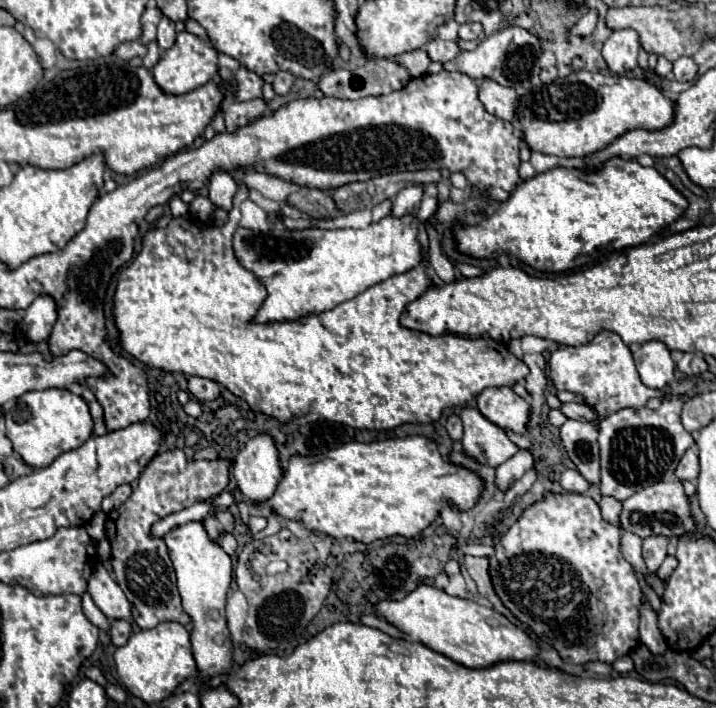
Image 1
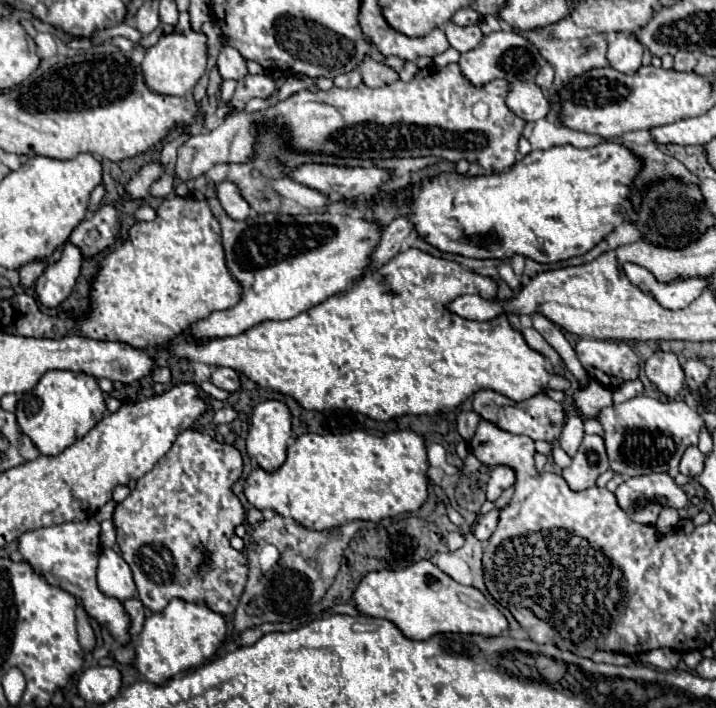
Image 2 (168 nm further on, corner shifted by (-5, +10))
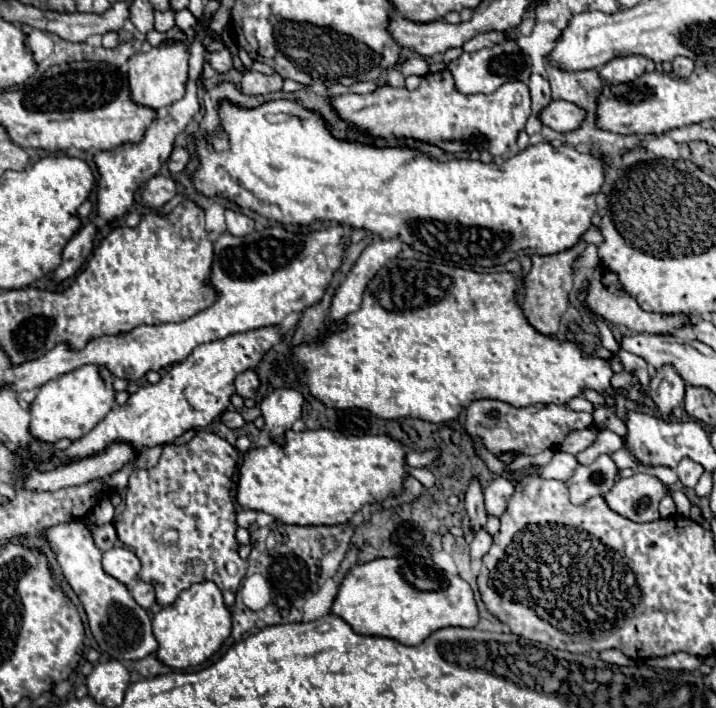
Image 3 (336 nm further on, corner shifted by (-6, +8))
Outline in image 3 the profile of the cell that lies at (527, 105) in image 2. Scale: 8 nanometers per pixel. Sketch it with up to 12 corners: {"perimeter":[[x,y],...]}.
{"perimeter":[[553,100],[541,122],[557,132],[577,130],[585,110],[565,100]]}

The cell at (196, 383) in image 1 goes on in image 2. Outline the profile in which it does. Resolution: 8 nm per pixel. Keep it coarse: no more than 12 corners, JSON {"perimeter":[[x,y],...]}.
{"perimeter":[[216,368],[210,382],[236,392],[240,378],[232,368]]}

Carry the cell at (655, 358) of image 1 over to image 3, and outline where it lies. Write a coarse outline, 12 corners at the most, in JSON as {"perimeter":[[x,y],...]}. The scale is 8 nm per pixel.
{"perimeter":[[671,366],[657,370],[649,396],[663,416],[683,402],[685,382]]}

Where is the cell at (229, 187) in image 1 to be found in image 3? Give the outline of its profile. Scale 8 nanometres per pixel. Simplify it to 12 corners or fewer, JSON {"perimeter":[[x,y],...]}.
{"perimeter":[[225,210],[227,232],[247,236],[255,230],[253,220],[239,212]]}

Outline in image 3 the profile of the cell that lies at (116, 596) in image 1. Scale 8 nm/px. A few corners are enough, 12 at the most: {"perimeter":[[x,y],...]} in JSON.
{"perimeter":[[115,546],[103,554],[103,568],[131,586],[141,562],[129,548]]}

